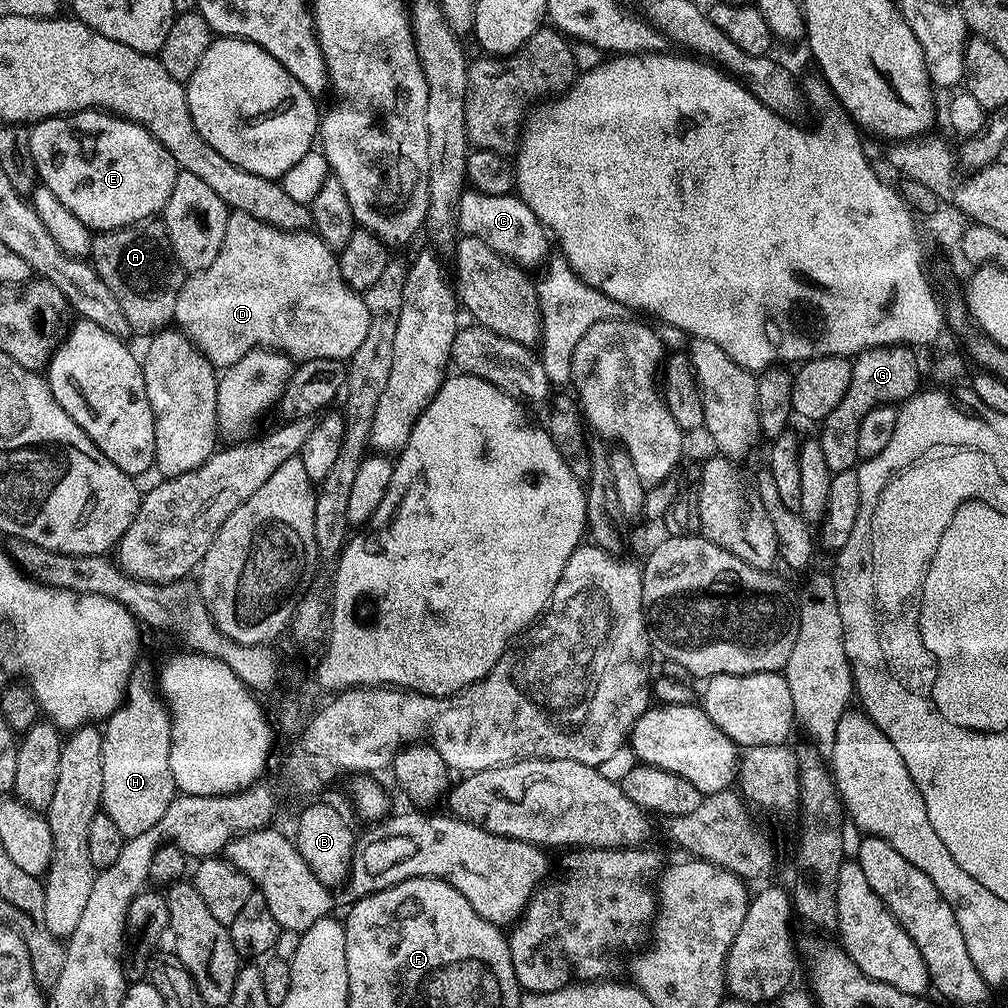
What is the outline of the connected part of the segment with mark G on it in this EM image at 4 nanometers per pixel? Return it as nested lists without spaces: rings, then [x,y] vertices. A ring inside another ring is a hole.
[[[904,346],[890,348],[871,348],[859,352],[852,360],[852,381],[846,390],[846,398],[830,410],[830,414],[819,425],[818,439],[826,466],[833,474],[855,469],[858,463],[858,426],[867,412],[880,405],[895,405],[915,396],[920,384],[920,368],[916,365],[915,351]],[[920,384],[920,385],[919,385]]]

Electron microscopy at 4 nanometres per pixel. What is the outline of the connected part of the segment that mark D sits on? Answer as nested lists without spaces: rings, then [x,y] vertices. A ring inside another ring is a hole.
[[[229,211],[222,250],[218,250],[218,258],[206,270],[191,273],[185,279],[178,294],[175,323],[220,370],[255,348],[284,351],[296,362],[318,358],[346,362],[366,342],[370,310],[363,295],[343,281],[337,257],[313,231],[283,232],[266,222],[258,222],[258,218],[250,218],[250,214]]]

